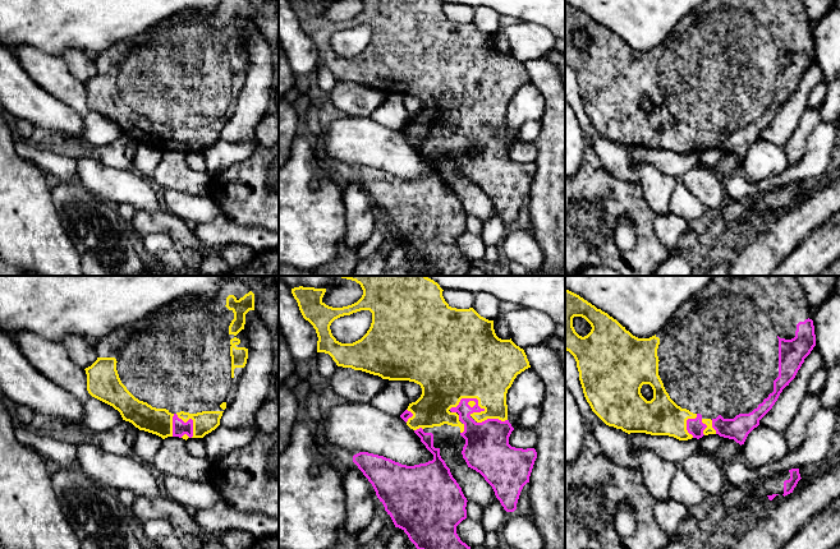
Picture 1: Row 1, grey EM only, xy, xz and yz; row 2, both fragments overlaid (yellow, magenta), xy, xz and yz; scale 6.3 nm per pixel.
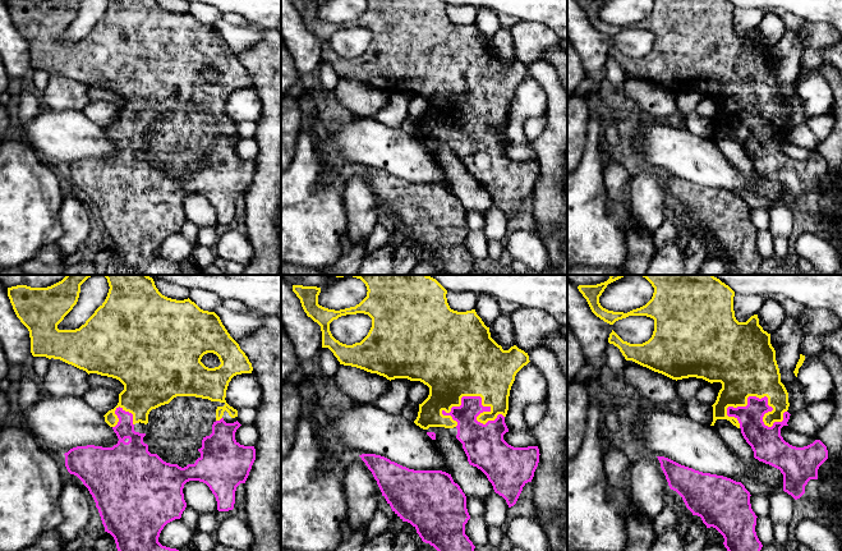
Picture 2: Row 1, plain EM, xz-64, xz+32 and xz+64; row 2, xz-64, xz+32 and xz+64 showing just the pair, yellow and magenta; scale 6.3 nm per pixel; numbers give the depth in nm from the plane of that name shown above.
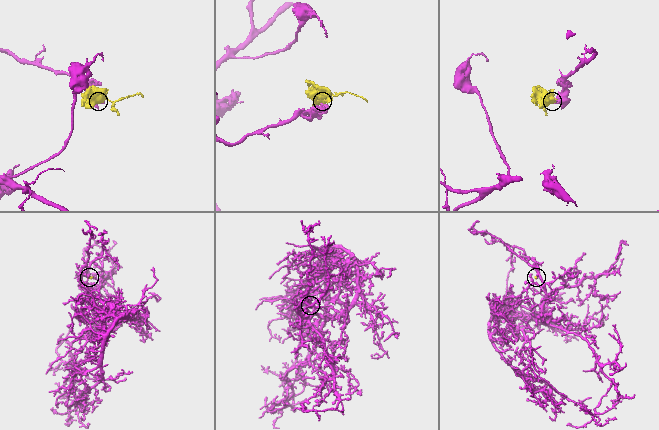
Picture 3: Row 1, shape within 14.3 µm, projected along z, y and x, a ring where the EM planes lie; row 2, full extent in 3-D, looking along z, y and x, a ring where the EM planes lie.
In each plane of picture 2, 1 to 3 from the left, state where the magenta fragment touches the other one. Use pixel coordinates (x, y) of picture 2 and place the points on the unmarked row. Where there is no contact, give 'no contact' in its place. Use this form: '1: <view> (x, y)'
1: xz-64 (115, 123)
2: xz+32 (482, 118)
3: xz+64 (768, 116)

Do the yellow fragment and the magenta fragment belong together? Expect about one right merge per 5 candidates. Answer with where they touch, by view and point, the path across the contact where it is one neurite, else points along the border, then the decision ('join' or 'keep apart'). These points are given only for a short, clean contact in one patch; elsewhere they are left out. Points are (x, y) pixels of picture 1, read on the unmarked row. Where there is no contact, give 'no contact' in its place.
xz (467, 111) | join

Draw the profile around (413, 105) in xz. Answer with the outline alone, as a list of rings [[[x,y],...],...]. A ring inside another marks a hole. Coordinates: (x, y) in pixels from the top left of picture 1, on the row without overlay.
[[[401,94],[401,100],[409,117],[416,116],[421,111],[422,102],[419,98],[409,94]]]

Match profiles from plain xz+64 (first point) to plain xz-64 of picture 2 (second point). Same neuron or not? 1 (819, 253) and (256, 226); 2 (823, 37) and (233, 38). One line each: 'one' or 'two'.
1: two
2: one

